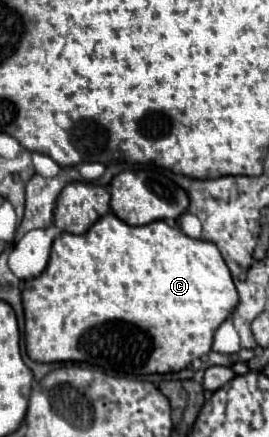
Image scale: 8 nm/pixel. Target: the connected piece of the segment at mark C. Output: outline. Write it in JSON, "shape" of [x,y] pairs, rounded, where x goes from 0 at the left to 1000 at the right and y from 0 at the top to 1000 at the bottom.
{"shape":[[[413,485],[375,494],[316,535],[257,535],[257,531],[219,535],[197,554],[175,613],[145,632],[86,645],[78,682],[86,682],[86,709],[93,709],[93,796],[115,824],[130,828],[316,828],[316,833],[353,838],[361,847],[405,851],[413,860],[539,860],[539,856],[576,856],[576,851],[613,856],[613,851],[665,851],[695,842],[725,819],[747,819],[784,805],[799,755],[881,700],[874,650],[799,558],[717,549],[688,540],[673,526],[636,522],[606,503],[584,503],[539,517],[480,517]]]}

